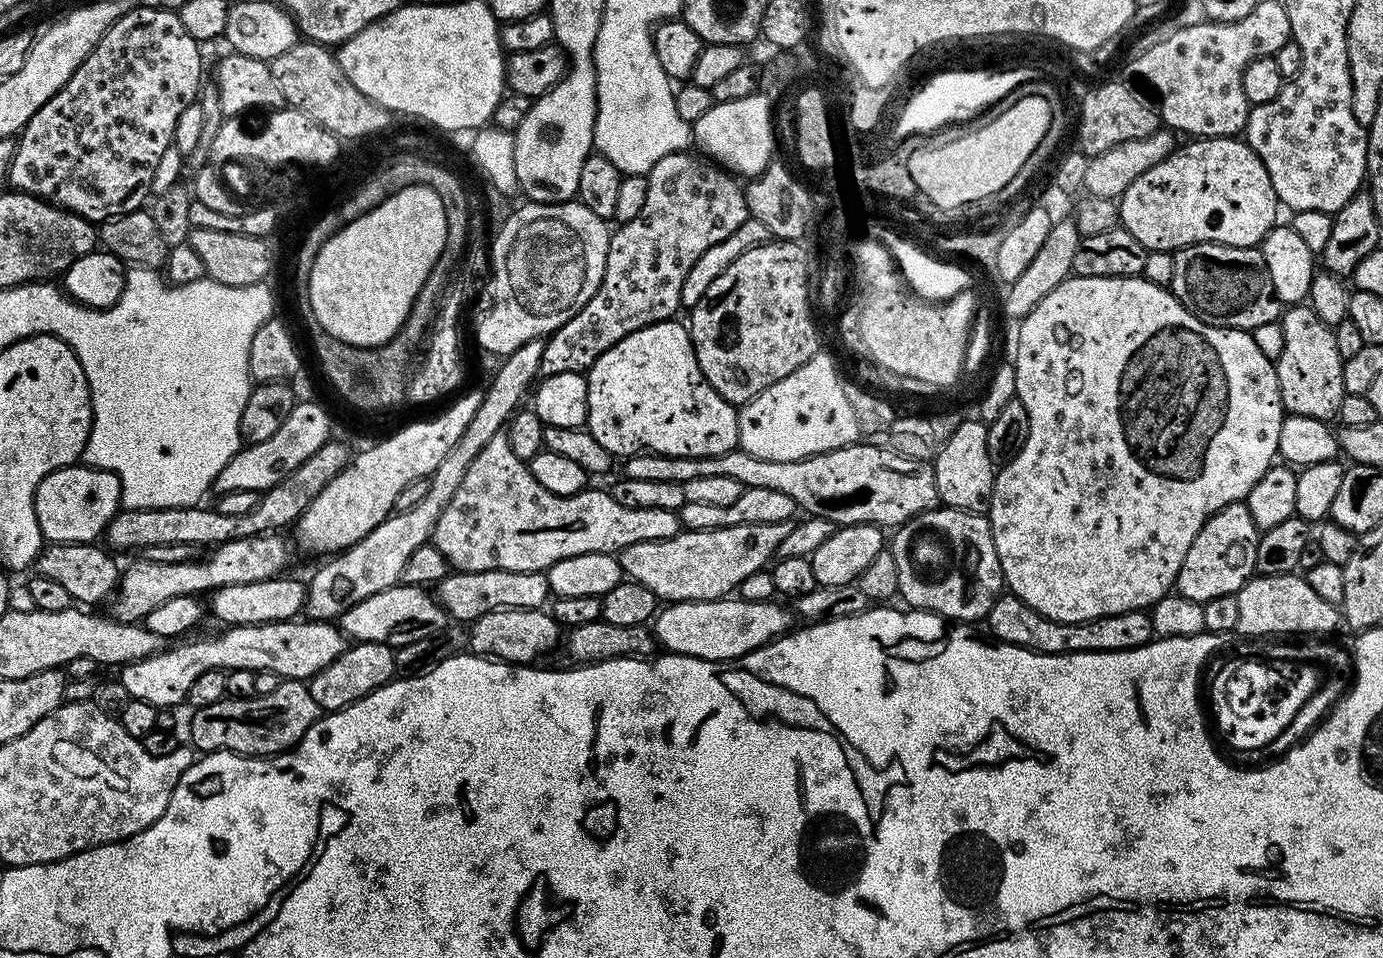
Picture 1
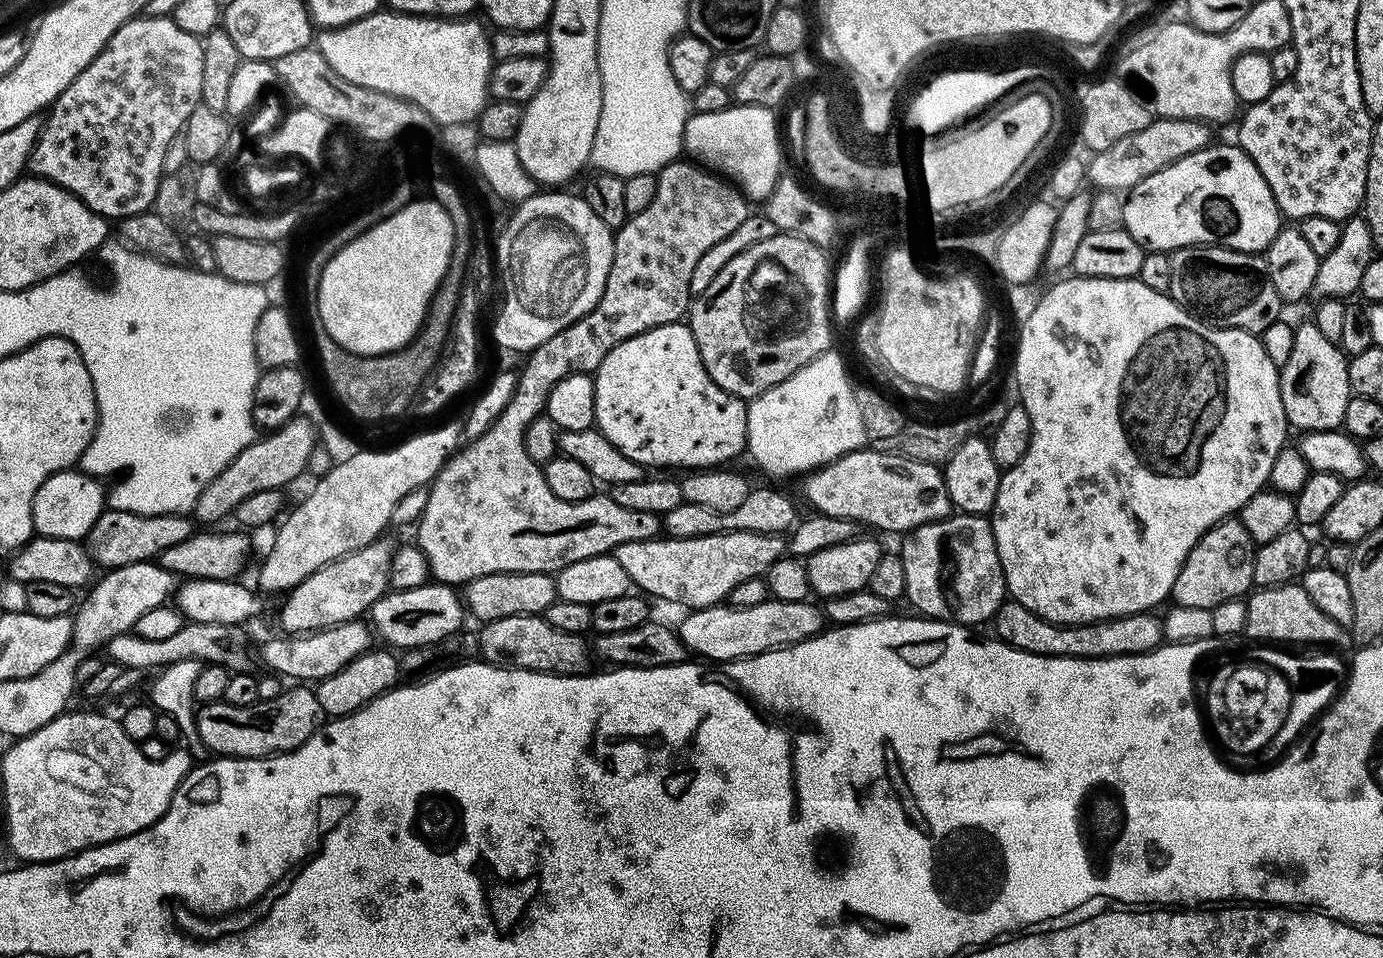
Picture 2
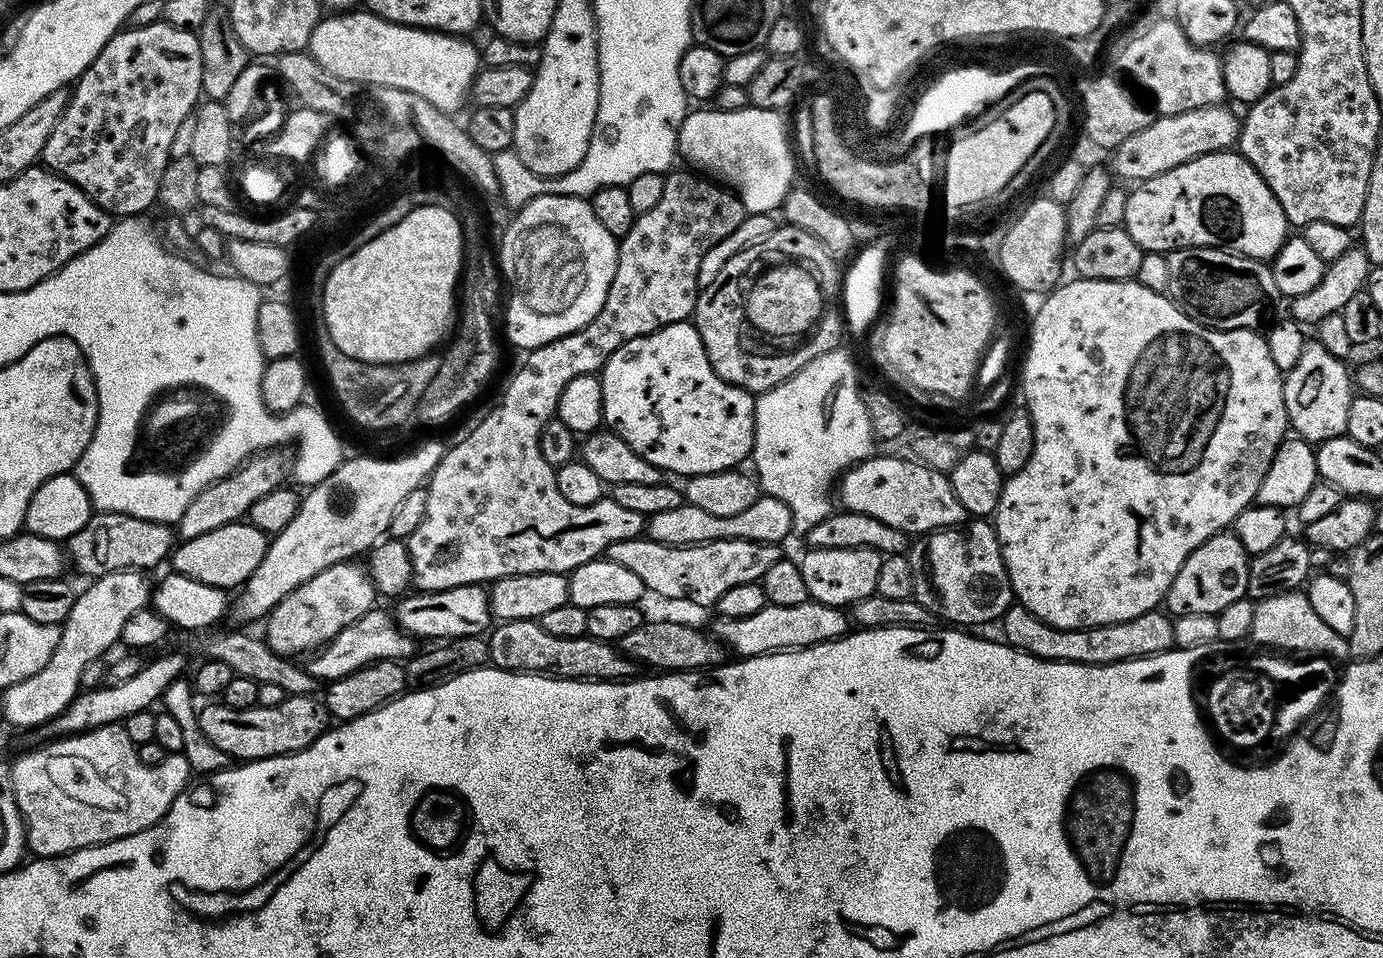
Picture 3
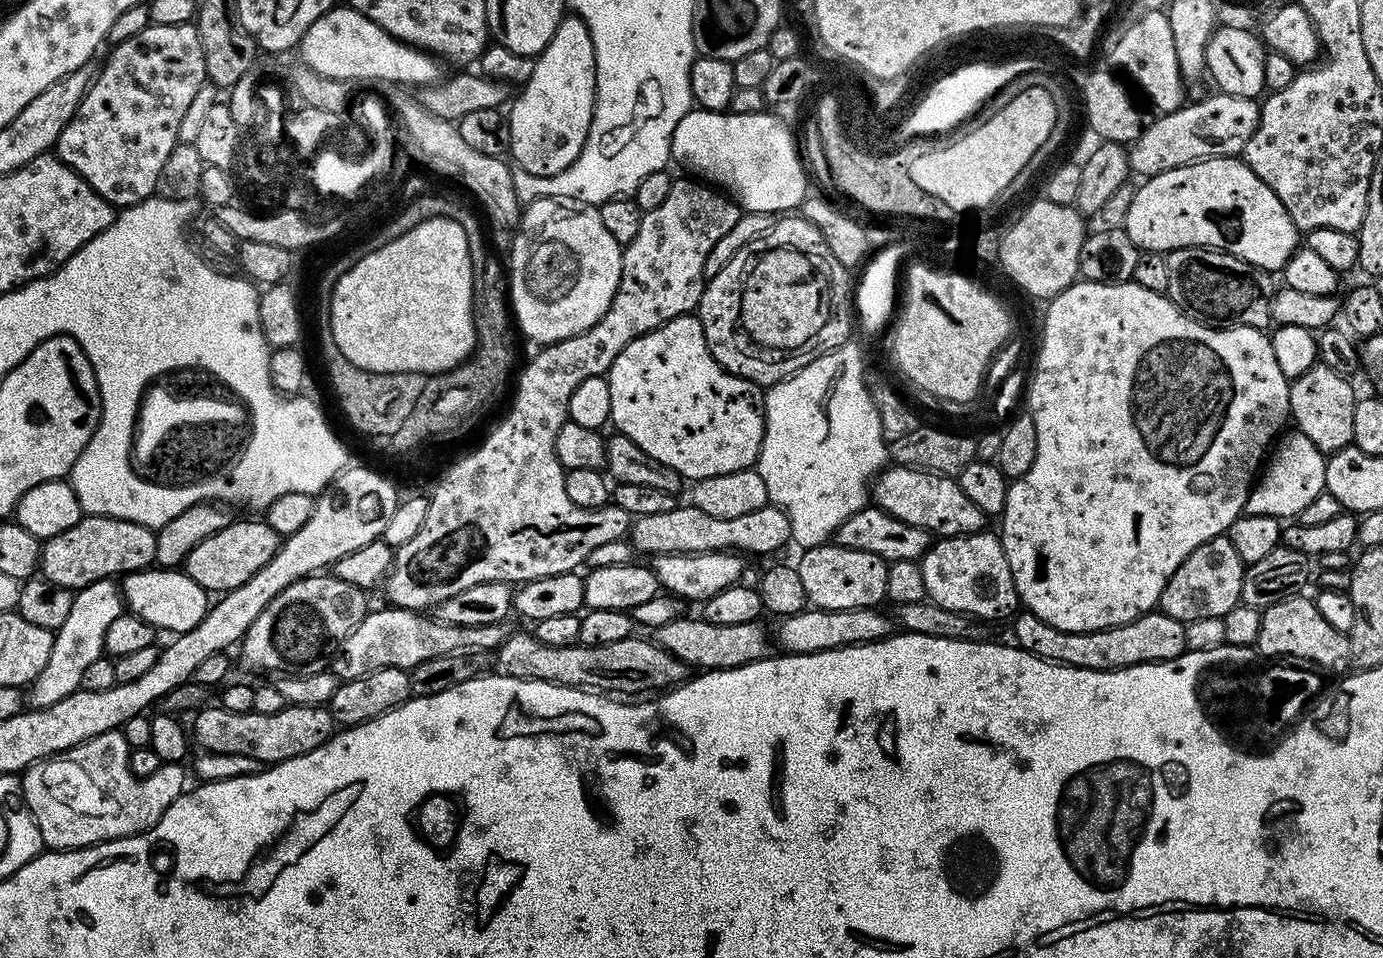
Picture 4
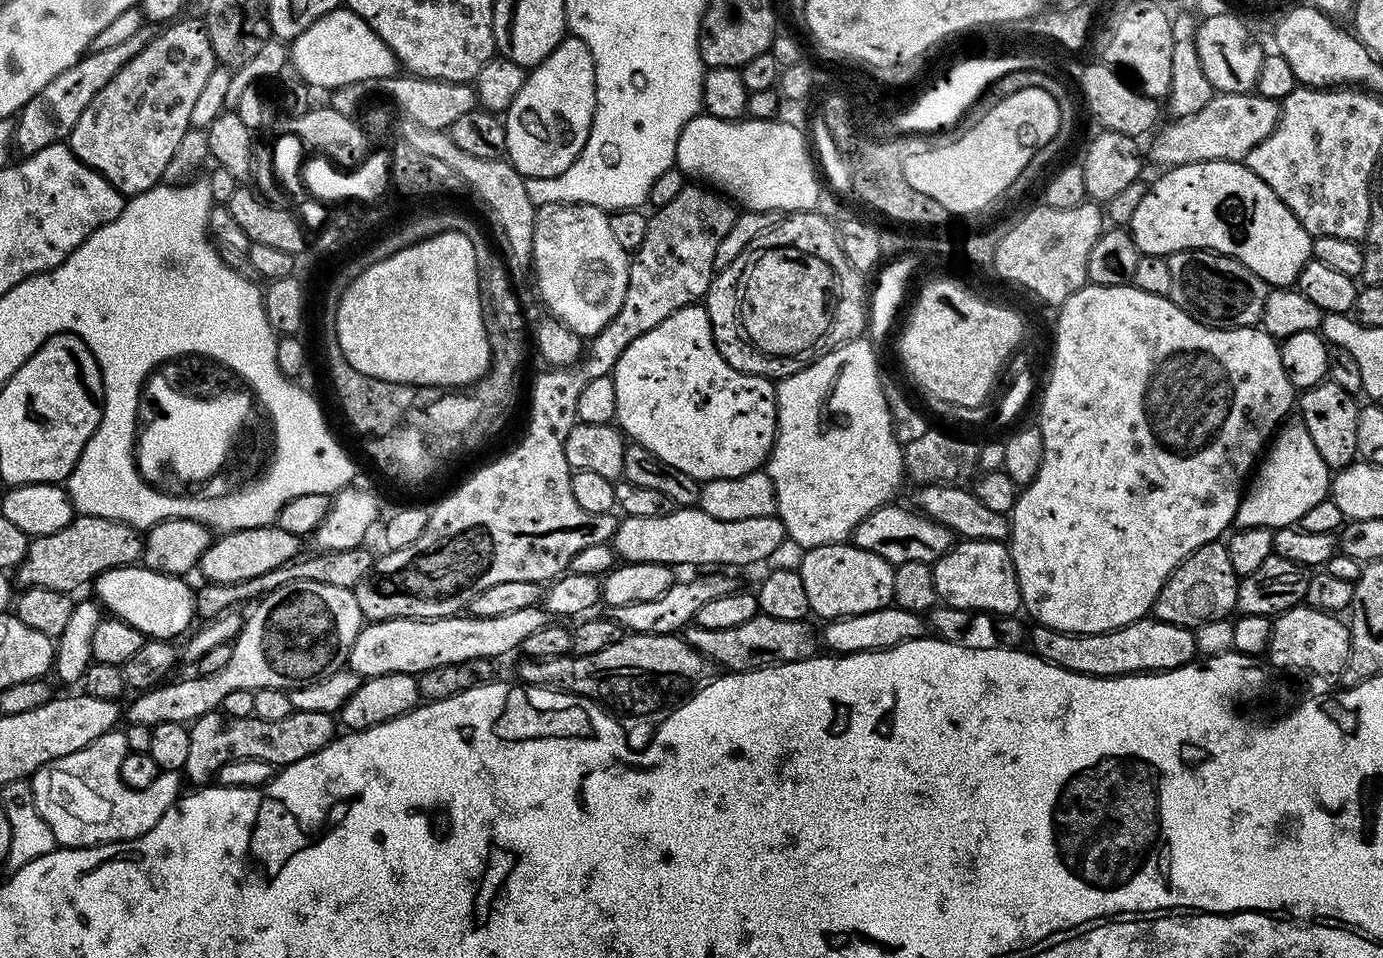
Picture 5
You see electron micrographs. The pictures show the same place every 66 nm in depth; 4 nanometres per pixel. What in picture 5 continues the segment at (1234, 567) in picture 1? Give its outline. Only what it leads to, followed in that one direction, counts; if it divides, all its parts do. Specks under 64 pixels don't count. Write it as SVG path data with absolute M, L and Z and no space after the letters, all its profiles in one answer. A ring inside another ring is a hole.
M1211 540L1198 546L1166 578L1158 598L1152 604L1151 615L1162 622L1193 630L1211 620L1227 620L1236 612L1236 595L1241 577L1230 562L1227 543Z

